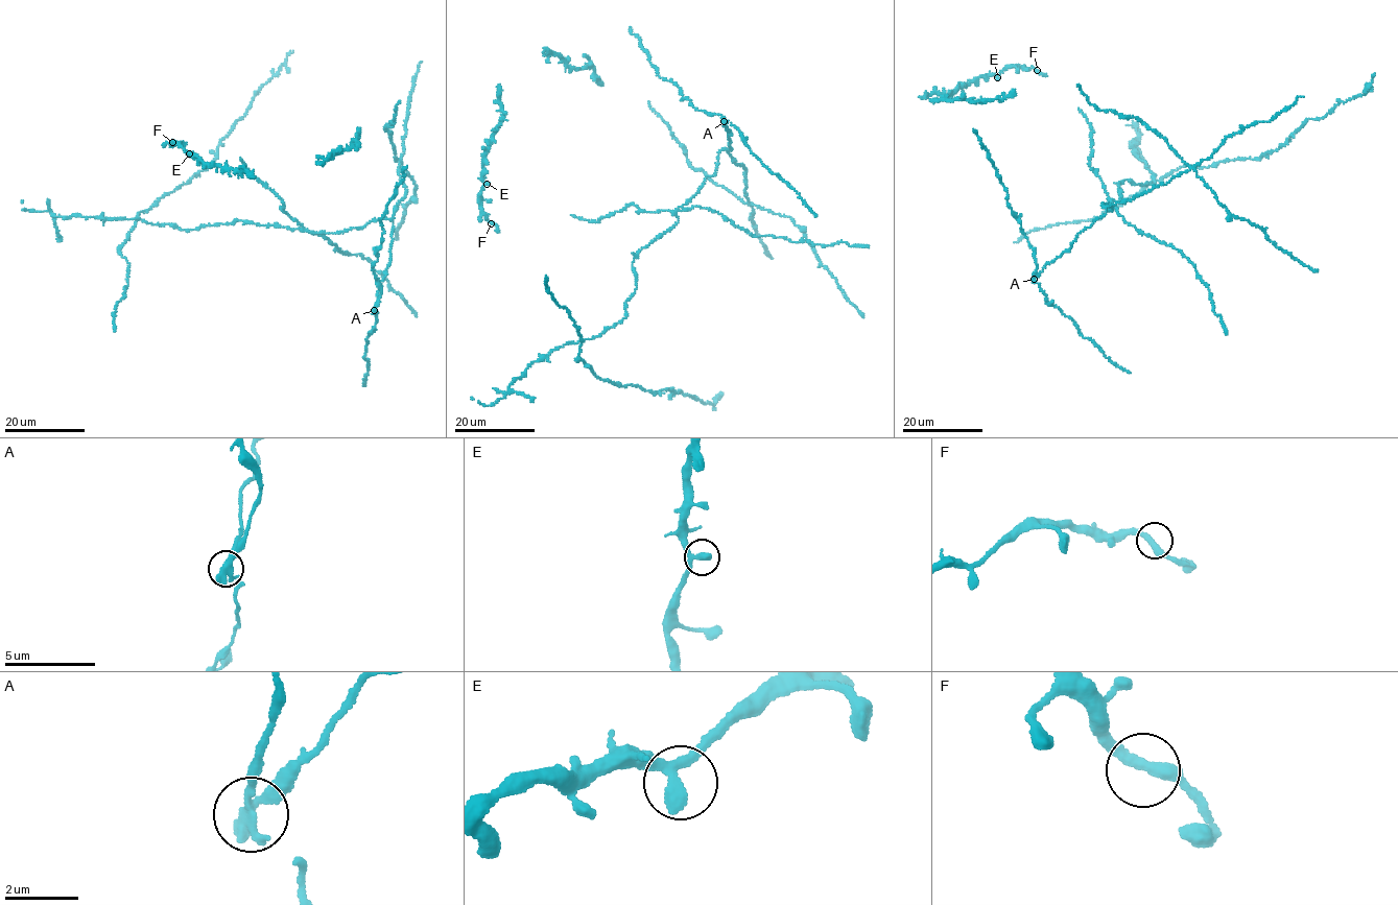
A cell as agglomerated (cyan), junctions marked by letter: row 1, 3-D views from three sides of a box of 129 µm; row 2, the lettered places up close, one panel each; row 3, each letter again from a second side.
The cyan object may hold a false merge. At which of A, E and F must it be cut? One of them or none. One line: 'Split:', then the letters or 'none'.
Split: A

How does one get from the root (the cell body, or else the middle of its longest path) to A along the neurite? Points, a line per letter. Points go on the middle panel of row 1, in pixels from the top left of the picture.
A: (730, 149), (728, 137), (731, 134), (727, 132), (725, 121)

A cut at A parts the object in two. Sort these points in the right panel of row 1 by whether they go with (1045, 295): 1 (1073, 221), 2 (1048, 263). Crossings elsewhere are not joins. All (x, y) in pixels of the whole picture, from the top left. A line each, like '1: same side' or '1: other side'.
1: same side
2: other side

